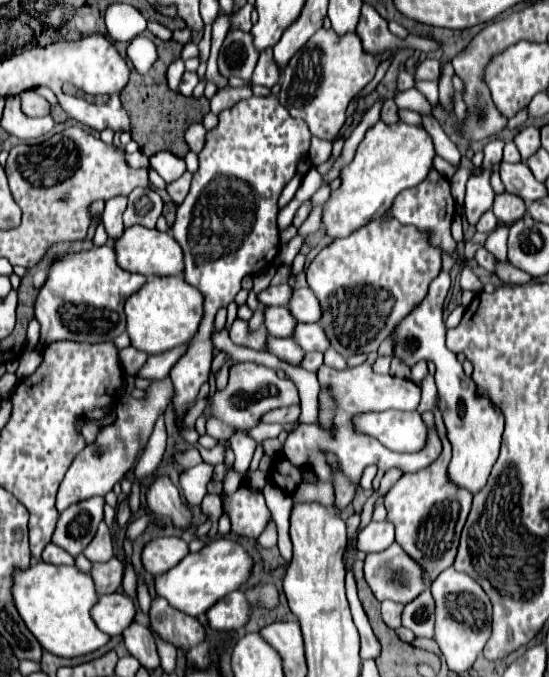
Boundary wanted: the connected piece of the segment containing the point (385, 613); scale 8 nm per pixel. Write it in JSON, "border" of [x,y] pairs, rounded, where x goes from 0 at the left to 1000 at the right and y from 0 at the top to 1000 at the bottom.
{"border":[[[696,889],[696,913],[710,928],[725,928],[729,925],[729,907],[732,907],[732,892],[718,892],[718,889]]]}

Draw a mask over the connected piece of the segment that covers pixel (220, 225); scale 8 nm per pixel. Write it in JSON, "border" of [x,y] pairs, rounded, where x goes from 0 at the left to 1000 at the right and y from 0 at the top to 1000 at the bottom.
{"border":[[[459,142],[430,151],[423,160],[404,162],[397,186],[375,195],[372,219],[361,225],[361,251],[313,334],[313,349],[335,372],[335,417],[361,425],[372,437],[364,487],[310,547],[321,573],[321,609],[350,597],[364,570],[383,558],[390,529],[386,490],[397,455],[426,443],[444,408],[470,405],[503,384],[510,366],[503,334],[506,292],[514,278],[536,263],[539,242],[561,227],[561,219],[561,186],[550,177],[536,177],[503,142]]]}

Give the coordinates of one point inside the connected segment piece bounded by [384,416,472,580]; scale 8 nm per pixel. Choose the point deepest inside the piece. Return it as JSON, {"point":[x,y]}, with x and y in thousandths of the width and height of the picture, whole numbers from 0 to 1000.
{"point":[781,756]}

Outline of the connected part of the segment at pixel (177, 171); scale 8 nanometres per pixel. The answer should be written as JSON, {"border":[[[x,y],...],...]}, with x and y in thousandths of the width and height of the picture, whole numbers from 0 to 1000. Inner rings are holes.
{"border":[[[288,225],[273,233],[273,242],[284,248],[284,254],[302,266],[302,269],[317,269],[321,263],[328,263],[339,254],[335,236],[328,236],[317,227],[306,225]]]}

